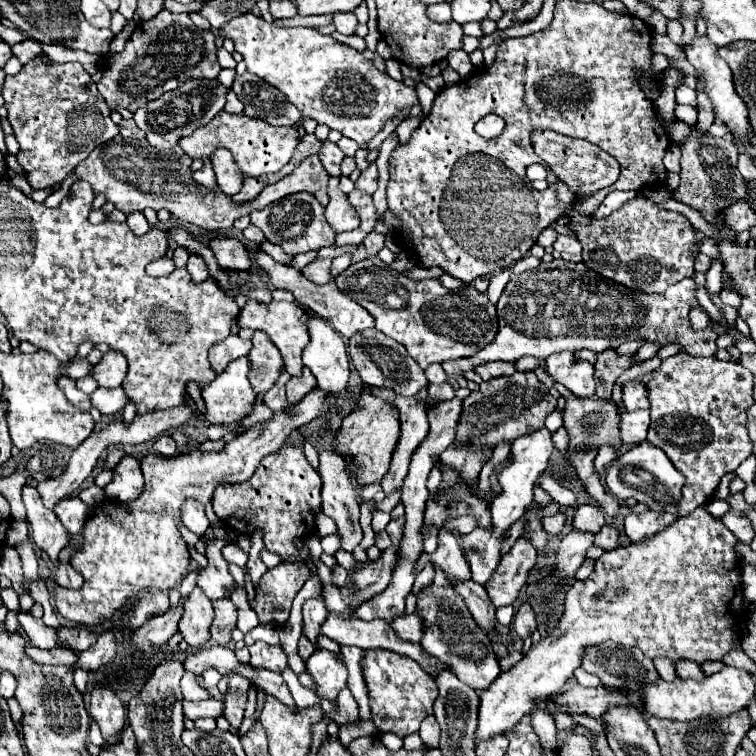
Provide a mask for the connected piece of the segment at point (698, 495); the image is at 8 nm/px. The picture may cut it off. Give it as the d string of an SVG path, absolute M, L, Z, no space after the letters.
M687 352L669 356L647 382L651 402L651 428L647 442L661 448L685 476L685 494L679 516L709 502L721 476L751 456L745 428L745 410L753 404L753 376L741 364L717 358L695 358Z

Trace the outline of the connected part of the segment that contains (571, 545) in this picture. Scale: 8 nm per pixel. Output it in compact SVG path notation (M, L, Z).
M571 530L569 534L565 534L555 562L555 568L561 572L563 580L575 578L575 572L585 560L587 548L593 544L593 536L595 536L593 532L579 532L579 530Z

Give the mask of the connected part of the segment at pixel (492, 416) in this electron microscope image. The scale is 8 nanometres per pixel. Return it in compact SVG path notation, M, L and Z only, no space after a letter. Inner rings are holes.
M515 372L513 376L485 380L477 392L471 392L471 396L463 400L453 444L475 446L477 450L491 450L501 442L511 444L513 440L543 428L545 418L555 410L555 404L557 400L533 372Z

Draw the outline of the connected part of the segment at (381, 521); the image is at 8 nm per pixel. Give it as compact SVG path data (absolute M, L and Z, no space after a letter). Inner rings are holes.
M375 508L371 510L371 528L373 528L373 532L375 532L375 534L383 532L389 520L391 520L391 516L389 516L387 512L381 512L381 510L375 510Z

